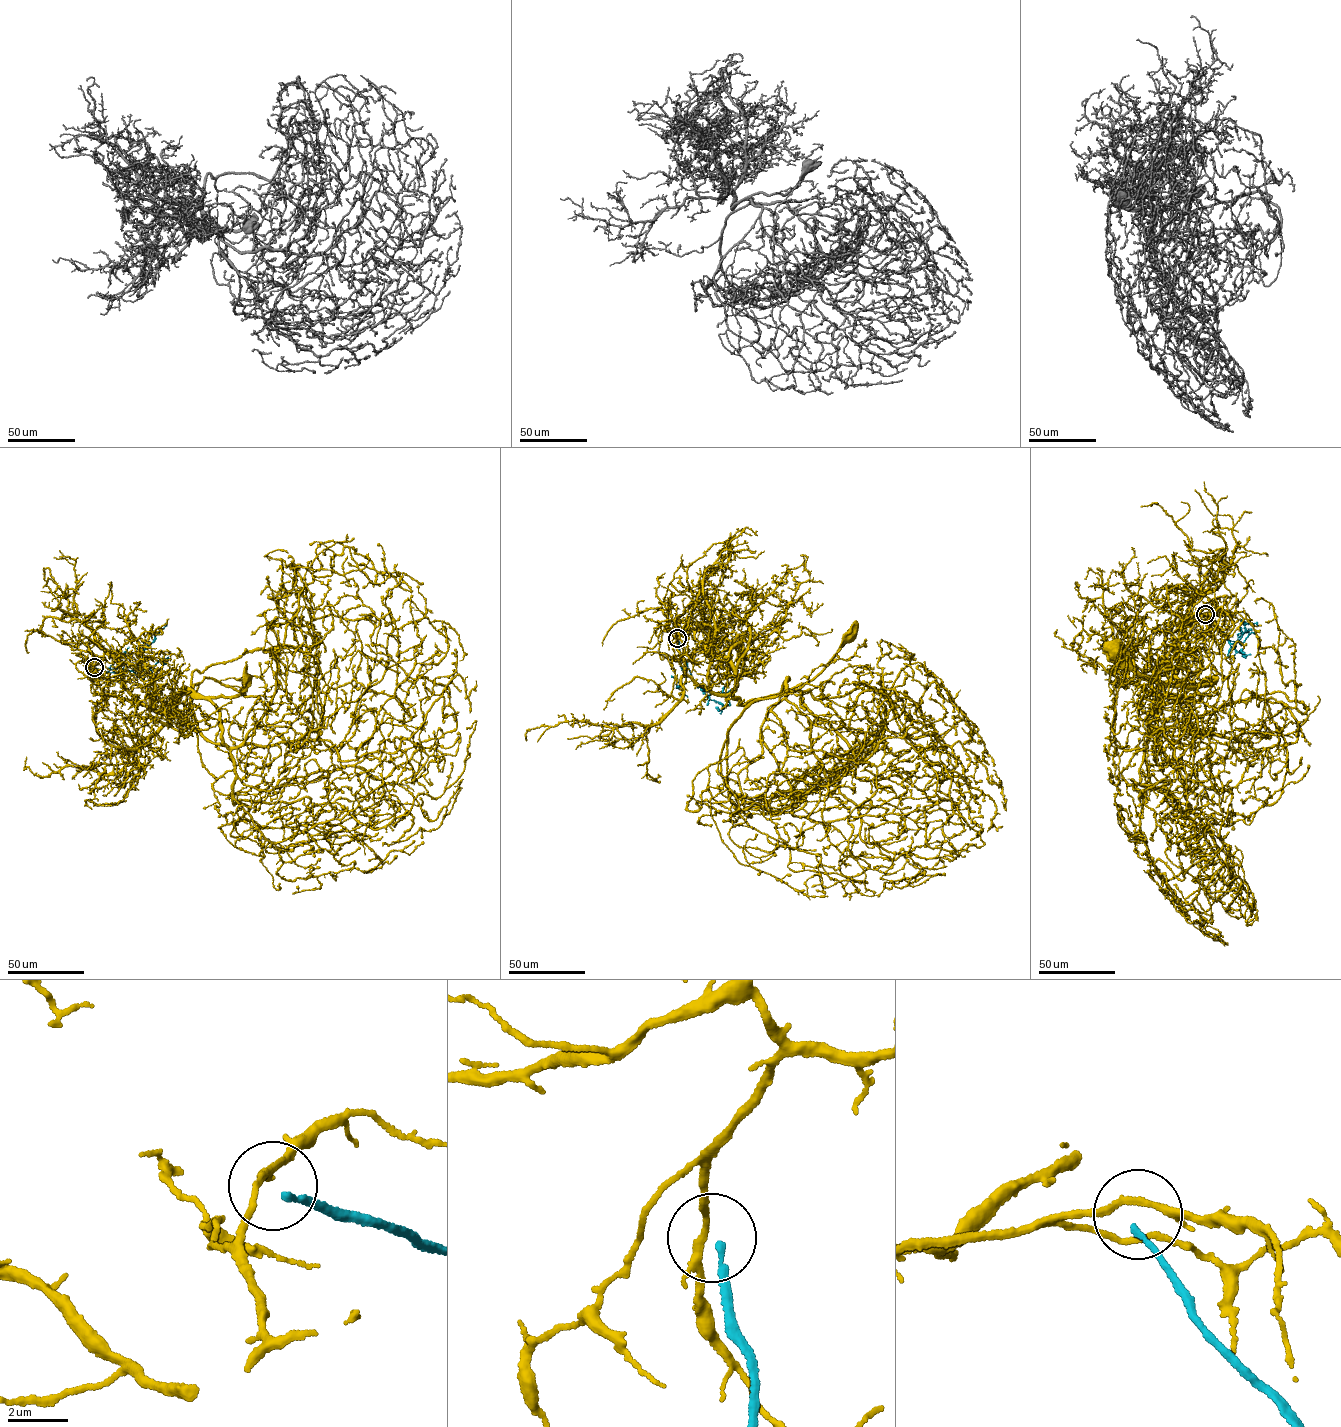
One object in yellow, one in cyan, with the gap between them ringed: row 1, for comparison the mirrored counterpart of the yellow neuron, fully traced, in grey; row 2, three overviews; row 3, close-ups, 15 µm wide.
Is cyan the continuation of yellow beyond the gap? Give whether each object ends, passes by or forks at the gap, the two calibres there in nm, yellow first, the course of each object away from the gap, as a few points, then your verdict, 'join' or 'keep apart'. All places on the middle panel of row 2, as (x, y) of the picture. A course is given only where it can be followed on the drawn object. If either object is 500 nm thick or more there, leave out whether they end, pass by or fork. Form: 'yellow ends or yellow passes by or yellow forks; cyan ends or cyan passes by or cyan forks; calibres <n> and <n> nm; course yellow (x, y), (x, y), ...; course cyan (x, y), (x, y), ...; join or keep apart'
yellow passes by; cyan ends; calibres 220 and 190 nm; course yellow (677, 637), (682, 628), (691, 629), (712, 653), (728, 659), (733, 695), (747, 704), (809, 682), (848, 638); course cyan (678, 638), (681, 658), (696, 685), (717, 695), (722, 692), (729, 704); keep apart

